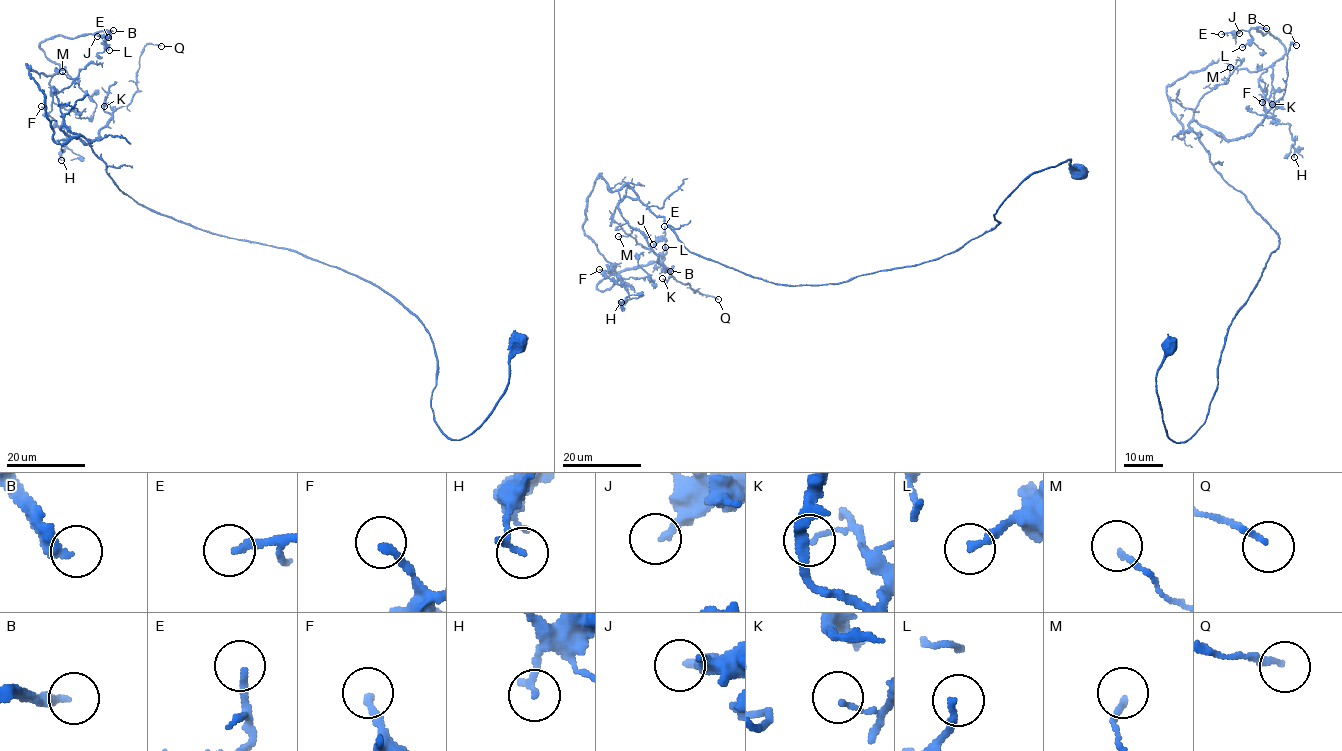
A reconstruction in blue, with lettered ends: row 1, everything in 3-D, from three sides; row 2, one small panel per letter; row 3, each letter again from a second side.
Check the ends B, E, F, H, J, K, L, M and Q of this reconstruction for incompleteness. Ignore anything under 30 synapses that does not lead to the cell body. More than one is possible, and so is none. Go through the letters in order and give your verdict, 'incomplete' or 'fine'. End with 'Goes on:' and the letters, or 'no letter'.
B: incomplete
E: fine
F: fine
H: fine
J: fine
K: fine
L: fine
M: fine
Q: fine
Goes on: B

